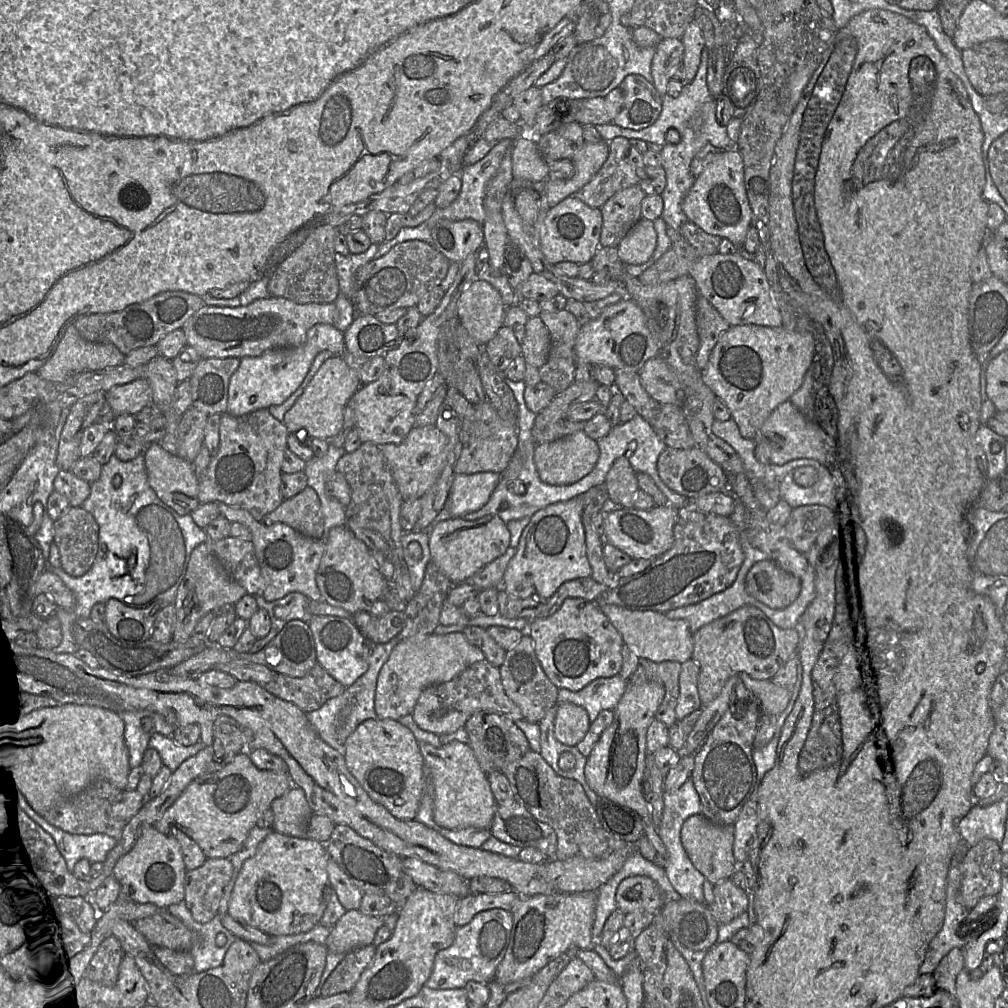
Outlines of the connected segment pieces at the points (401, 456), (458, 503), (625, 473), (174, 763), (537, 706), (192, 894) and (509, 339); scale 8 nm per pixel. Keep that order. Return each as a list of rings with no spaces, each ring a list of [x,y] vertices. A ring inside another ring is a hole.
[[[436,425],[414,426],[400,444],[380,445],[386,464],[404,500],[421,499],[436,482],[447,455],[447,438]]]
[[[496,472],[454,475],[446,510],[452,518],[478,511],[489,501],[500,479]]]
[[[626,457],[617,458],[604,482],[608,499],[622,508],[633,508],[635,494],[640,490],[636,474]]]
[[[154,732],[151,733],[149,747],[157,750],[163,764],[174,772],[182,762],[197,754],[205,745],[198,741],[192,746],[182,746],[175,742],[172,737]]]
[[[524,633],[521,640],[511,649],[507,650],[503,664],[500,666],[501,681],[508,697],[519,706],[524,720],[537,723],[546,713],[558,704],[556,687],[545,674],[536,657],[531,637]]]
[[[207,858],[203,865],[186,872],[184,901],[195,921],[207,923],[218,914],[232,874],[229,858]]]
[[[504,325],[482,348],[488,354],[491,362],[501,371],[505,371],[512,361],[521,355],[522,351],[513,329]]]

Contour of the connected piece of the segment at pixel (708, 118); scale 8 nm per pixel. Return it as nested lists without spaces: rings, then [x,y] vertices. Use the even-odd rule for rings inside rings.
[[[705,46],[695,78],[690,83],[684,84],[678,97],[668,94],[662,96],[662,111],[658,119],[649,127],[633,130],[613,123],[594,125],[604,141],[609,142],[615,137],[644,140],[648,144],[648,149],[657,150],[662,156],[662,167],[666,174],[666,186],[661,194],[663,200],[661,218],[663,220],[658,219],[653,222],[657,234],[657,244],[650,259],[641,265],[625,265],[624,270],[632,277],[639,277],[671,247],[672,241],[666,233],[667,225],[679,232],[681,225],[689,221],[682,211],[682,202],[695,181],[695,177],[690,171],[690,163],[695,155],[706,145],[712,145],[722,150],[736,149],[736,144],[733,144],[729,138],[727,128],[721,126],[716,120],[716,102],[707,86],[707,69],[708,49]],[[670,129],[675,129],[680,134],[680,141],[676,144],[671,144],[666,140],[666,134]]]

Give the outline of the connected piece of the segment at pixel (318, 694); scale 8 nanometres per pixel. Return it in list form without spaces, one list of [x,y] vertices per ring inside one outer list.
[[[317,662],[303,677],[276,673],[264,689],[308,713],[321,708],[329,699],[340,696],[346,687]]]

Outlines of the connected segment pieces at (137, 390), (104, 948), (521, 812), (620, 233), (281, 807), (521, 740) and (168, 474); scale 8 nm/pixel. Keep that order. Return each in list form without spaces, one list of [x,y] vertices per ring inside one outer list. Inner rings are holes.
[[[145,378],[112,387],[105,393],[106,402],[116,416],[136,415],[142,408],[152,403],[152,389]]]
[[[110,934],[99,944],[82,977],[103,986],[114,986],[123,955],[119,941]]]
[[[514,801],[510,805],[497,805],[490,831],[500,841],[520,848],[534,847],[540,850],[547,860],[555,859],[557,836],[554,829],[548,824],[537,820],[517,801]]]
[[[640,186],[625,188],[600,208],[602,228],[600,247],[616,247],[630,229],[642,218],[642,201],[646,197]]]
[[[293,785],[272,802],[271,809],[274,831],[297,838],[307,837],[308,824],[314,812],[301,788]]]
[[[477,711],[473,713],[465,724],[468,734],[468,745],[472,748],[475,757],[482,768],[488,774],[519,759],[529,750],[529,742],[524,732],[510,718],[491,711]]]
[[[159,443],[146,445],[144,460],[149,485],[163,503],[172,508],[180,516],[190,514],[199,506],[199,476],[192,463],[177,455],[170,454]]]

